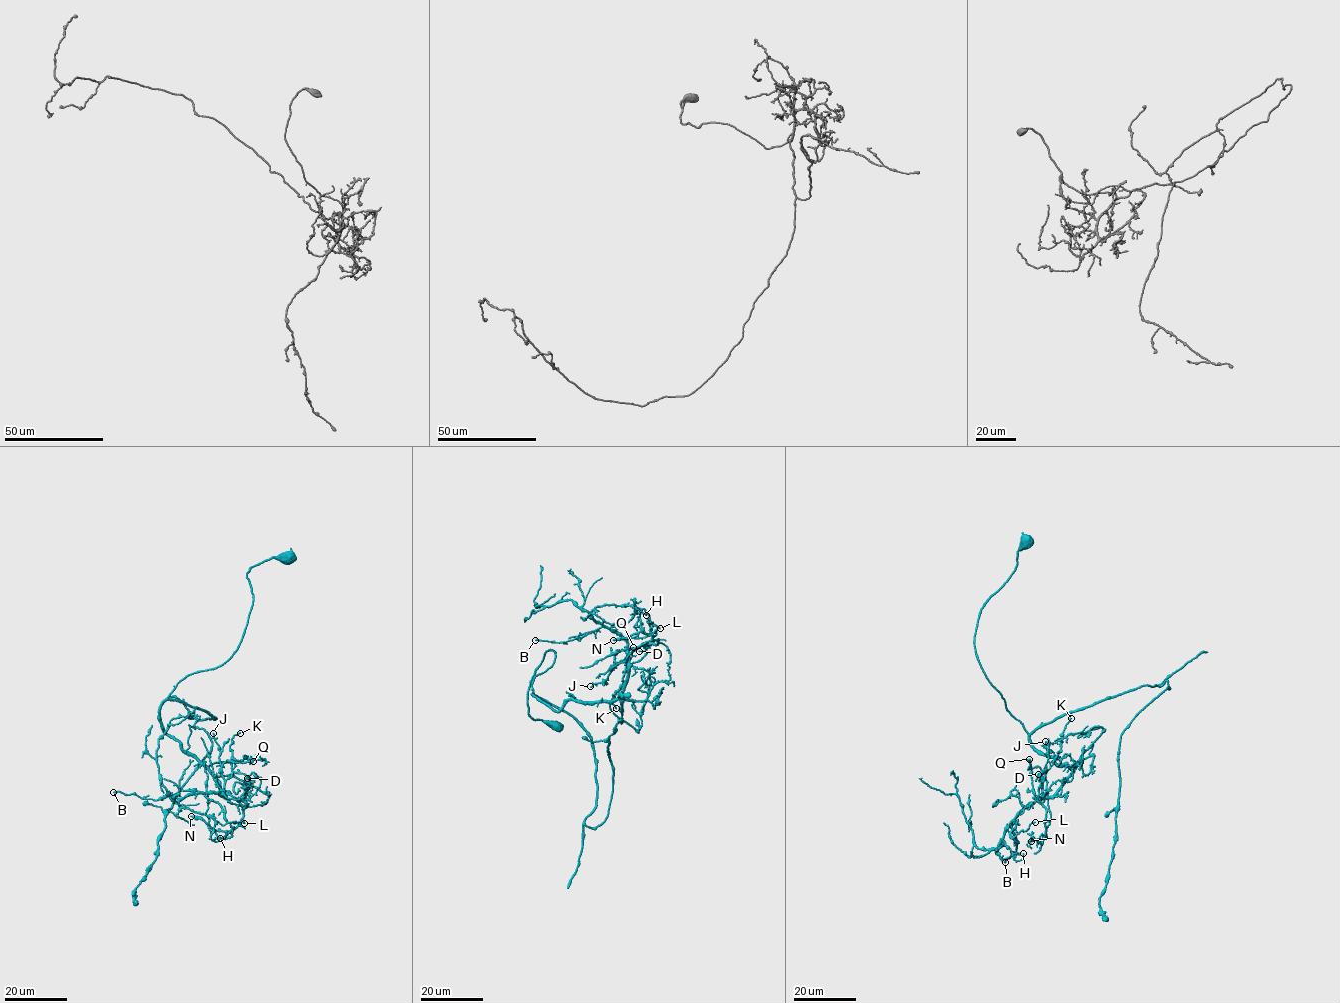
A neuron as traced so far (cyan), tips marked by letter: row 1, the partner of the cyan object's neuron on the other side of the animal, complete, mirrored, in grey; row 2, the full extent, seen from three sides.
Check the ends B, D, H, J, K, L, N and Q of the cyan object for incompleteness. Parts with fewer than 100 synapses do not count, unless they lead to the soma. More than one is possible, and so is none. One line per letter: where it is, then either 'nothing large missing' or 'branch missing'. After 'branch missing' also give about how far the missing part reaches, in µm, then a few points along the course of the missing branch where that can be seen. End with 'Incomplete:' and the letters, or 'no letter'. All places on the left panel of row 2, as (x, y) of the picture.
B: (113, 792) | nothing large missing
D: (247, 778) | nothing large missing
H: (220, 838) | nothing large missing
J: (213, 733) | nothing large missing
K: (240, 733) | nothing large missing
L: (244, 823) | nothing large missing
N: (191, 816) | nothing large missing
Q: (253, 761) | nothing large missing
Incomplete: no letter

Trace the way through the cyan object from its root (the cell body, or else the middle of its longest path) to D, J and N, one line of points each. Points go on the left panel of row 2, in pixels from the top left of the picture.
D: (287, 558), (250, 568), (252, 606), (238, 648), (183, 679), (159, 713), (220, 793), (233, 773), (247, 778)
J: (287, 558), (250, 568), (252, 606), (238, 648), (183, 679), (159, 713), (220, 793), (213, 733)
N: (287, 558), (247, 573), (252, 606), (230, 657), (162, 703), (166, 732), (243, 814), (221, 838), (191, 816)

